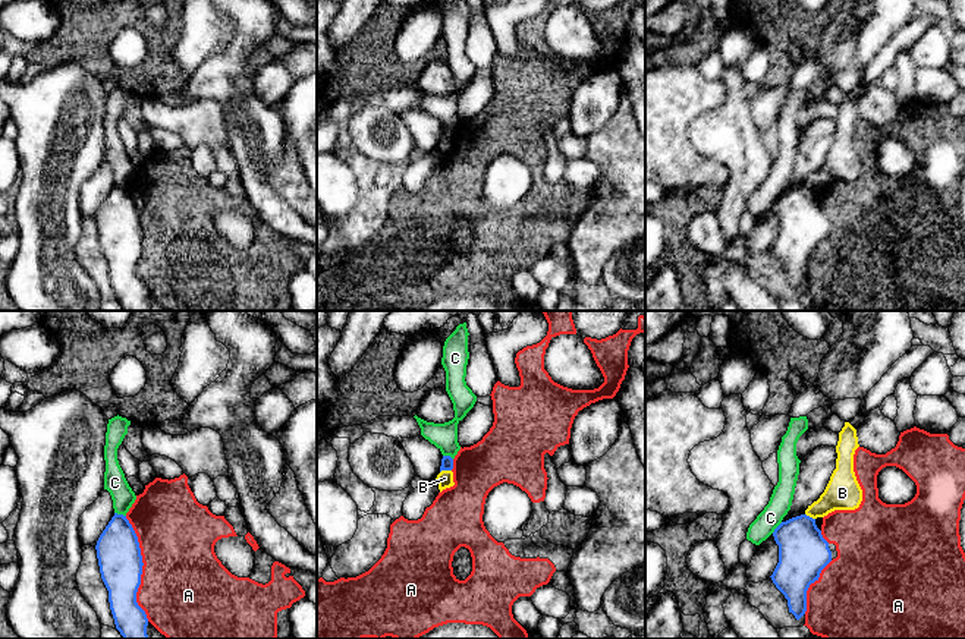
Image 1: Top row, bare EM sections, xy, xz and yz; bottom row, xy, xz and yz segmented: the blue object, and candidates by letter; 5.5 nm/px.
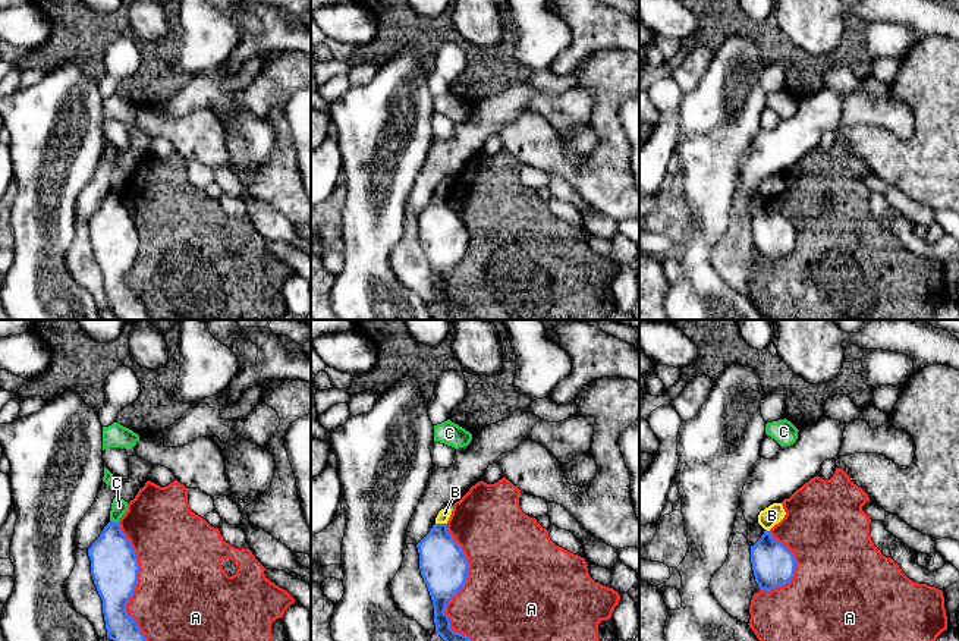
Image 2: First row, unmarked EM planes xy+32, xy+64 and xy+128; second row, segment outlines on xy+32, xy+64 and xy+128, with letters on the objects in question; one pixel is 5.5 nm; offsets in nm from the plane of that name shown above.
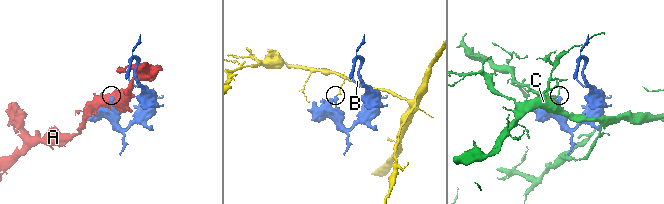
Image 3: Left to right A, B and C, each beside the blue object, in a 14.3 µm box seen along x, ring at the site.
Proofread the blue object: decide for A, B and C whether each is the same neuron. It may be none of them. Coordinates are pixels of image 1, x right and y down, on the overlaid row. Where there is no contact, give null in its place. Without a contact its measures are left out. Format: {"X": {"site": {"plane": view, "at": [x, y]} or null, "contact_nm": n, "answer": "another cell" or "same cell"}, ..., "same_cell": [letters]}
{"A": {"site": {"plane": "xy", "at": [141, 569]}, "contact_nm": 600, "answer": "another cell"}, "B": {"site": {"plane": "xz", "at": [445, 469]}, "contact_nm": 70, "answer": "another cell"}, "C": {"site": {"plane": "xy", "at": [120, 515]}, "contact_nm": 70, "answer": "another cell"}, "same_cell": []}

